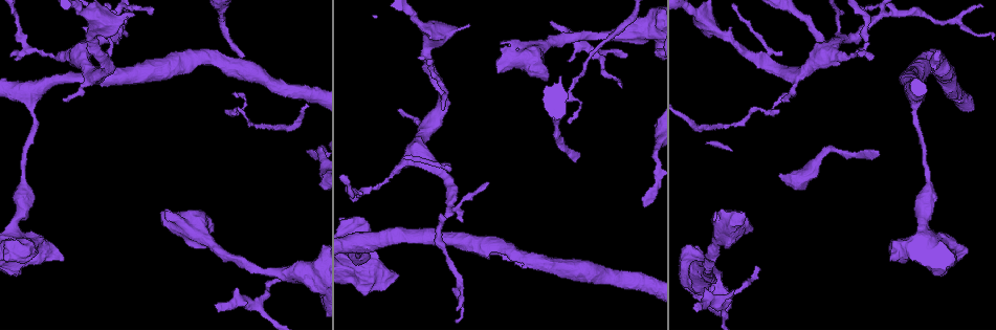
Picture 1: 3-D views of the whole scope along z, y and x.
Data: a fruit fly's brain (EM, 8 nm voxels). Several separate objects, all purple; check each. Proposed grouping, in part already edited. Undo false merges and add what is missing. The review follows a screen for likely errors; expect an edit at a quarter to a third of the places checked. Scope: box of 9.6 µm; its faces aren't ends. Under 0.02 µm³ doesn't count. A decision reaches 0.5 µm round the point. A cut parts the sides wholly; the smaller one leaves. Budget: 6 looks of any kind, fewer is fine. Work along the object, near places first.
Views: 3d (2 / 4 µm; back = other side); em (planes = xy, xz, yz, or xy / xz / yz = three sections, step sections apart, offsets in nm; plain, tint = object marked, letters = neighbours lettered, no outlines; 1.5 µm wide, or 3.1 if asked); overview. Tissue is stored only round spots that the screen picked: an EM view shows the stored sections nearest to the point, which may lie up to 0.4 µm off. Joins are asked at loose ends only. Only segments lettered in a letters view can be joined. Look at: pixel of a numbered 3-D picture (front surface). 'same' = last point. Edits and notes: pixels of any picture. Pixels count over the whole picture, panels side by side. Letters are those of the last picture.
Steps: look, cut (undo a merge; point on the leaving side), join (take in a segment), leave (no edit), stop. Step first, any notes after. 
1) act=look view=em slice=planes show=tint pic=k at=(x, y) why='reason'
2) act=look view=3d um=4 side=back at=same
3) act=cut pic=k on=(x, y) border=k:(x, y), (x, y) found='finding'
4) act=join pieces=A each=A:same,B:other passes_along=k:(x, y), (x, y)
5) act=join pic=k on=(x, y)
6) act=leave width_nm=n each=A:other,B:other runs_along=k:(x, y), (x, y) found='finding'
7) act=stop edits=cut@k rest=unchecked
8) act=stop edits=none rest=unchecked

act=look view=em slice=xz step=8 show=tint pic=1 at=(836, 35) why='sudden change in width'

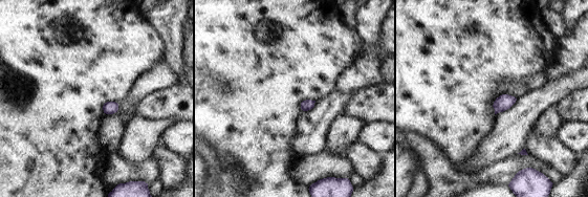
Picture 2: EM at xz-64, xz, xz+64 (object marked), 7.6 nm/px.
act=look view=em slice=xy step=8 show=tint at=same

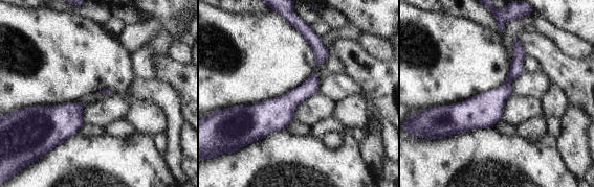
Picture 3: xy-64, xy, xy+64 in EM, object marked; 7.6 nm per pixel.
act=look view=em slice=xy step=8 show=letters at=same why='what lies round it'

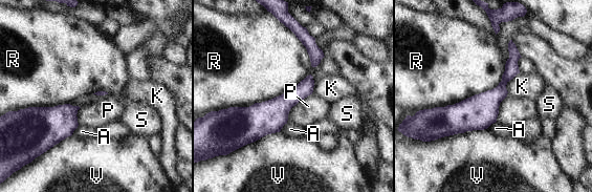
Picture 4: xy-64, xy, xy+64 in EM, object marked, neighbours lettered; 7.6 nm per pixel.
act=leave longest_contact=R:750nm each=A:other,K:other,P:other,R:other,S:other,V:other runs_along=4:(512, 46), (510, 72), (477, 112), (435, 112) found='one neuron here'

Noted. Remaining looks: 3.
act=look view=em slice=planes show=letters pic=1 at=(239, 55) why='long arm stops here'

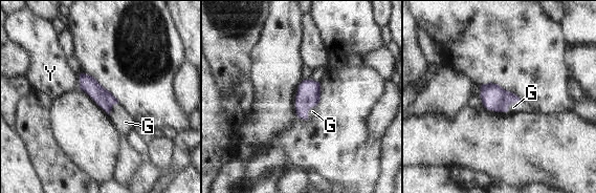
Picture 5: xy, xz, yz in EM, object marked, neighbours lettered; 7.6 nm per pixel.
act=join pieces=G each=G:same,Y:other passes_along=5:(493, 97), (512, 103), (513, 107) found='the neuron continues'

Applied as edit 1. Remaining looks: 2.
act=look view=em slice=planes show=letters pic=1 at=(502, 43) why='an open end'

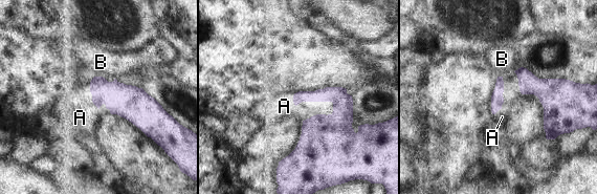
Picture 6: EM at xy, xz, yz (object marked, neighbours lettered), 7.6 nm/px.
act=join pieces=A longest_contact=A:200nm each=A:same,B:other passes_along=6:(123, 100), (92, 98), (80, 117) found='it goes on there'

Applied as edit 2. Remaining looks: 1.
act=stop edits=join@5,join@6 rest=unchecked

